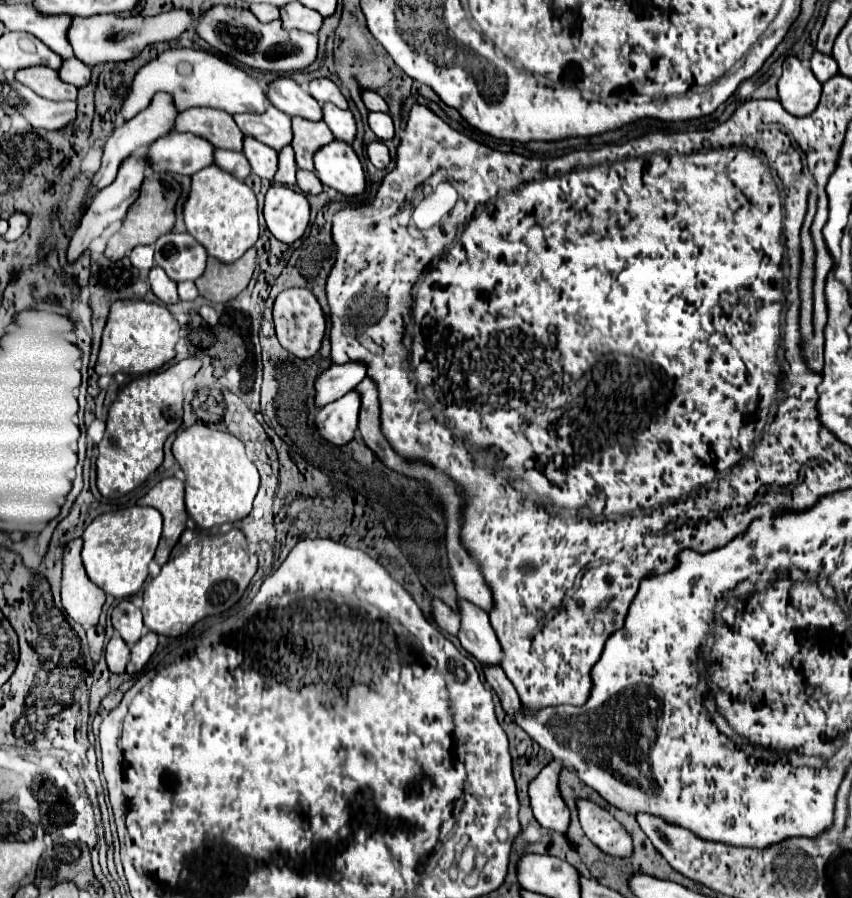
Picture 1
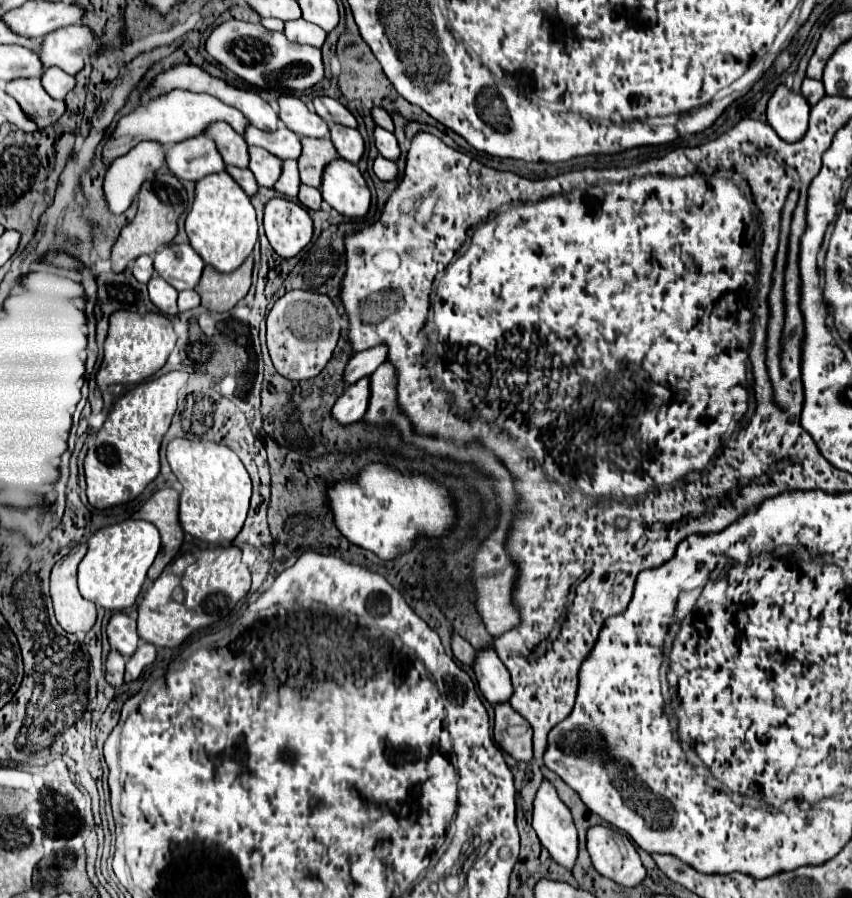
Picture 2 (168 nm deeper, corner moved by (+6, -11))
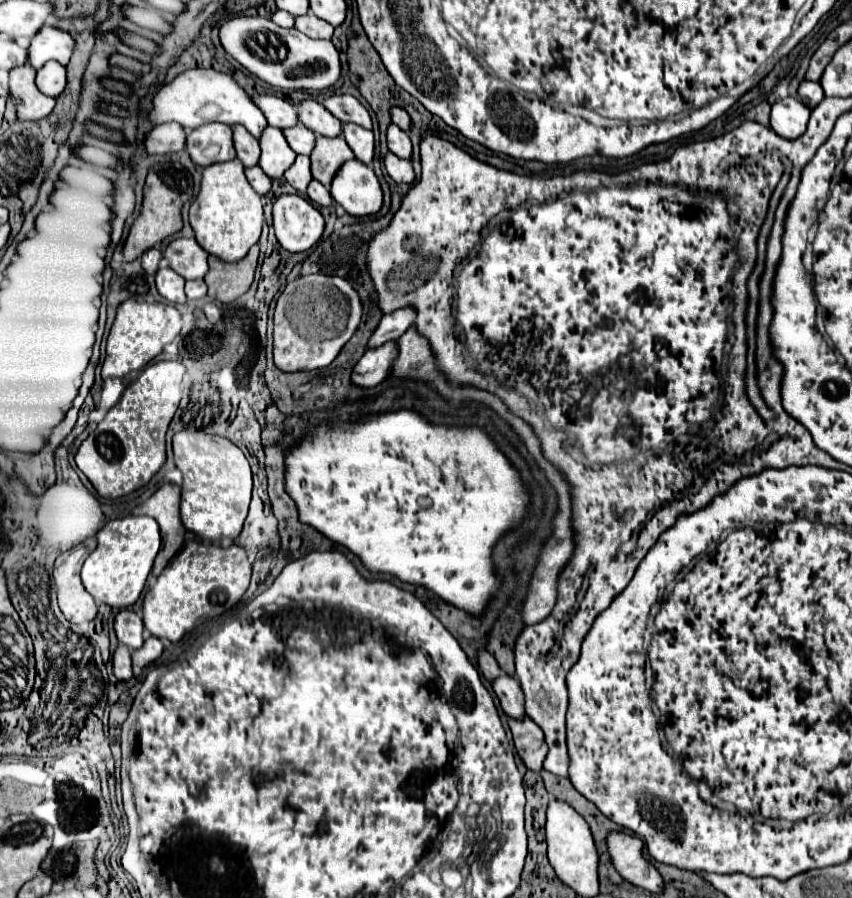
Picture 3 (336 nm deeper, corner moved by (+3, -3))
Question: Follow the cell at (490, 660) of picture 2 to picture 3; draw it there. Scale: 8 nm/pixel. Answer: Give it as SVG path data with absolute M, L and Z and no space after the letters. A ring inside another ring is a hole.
M500 675L492 687L500 699L502 711L512 719L524 719L526 713L524 713L524 695L522 695L520 683L514 677Z

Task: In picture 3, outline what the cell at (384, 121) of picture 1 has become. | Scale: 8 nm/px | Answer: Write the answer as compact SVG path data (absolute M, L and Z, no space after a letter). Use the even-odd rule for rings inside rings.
M392 123L392 125L388 127L386 137L388 137L388 149L390 149L394 155L398 155L398 157L402 157L402 159L410 159L410 155L412 155L412 143L410 143L408 133L404 133L398 125Z

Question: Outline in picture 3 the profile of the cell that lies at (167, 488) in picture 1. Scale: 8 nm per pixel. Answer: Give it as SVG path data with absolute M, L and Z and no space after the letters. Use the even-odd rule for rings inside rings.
M162 485L146 503L138 505L134 515L150 515L158 521L162 533L162 551L154 561L154 575L160 575L168 561L178 553L184 543L186 529L180 521L180 487L178 485Z

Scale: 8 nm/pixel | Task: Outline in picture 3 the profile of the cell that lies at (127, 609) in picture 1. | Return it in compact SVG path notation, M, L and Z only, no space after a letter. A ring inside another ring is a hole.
M130 609L118 611L118 615L114 619L114 631L116 631L118 641L124 643L128 649L138 649L144 643L144 639L142 639L142 633L144 633L142 619Z

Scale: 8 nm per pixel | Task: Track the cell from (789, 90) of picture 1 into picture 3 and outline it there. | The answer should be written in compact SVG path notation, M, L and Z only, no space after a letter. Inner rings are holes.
M796 97L780 99L772 105L770 127L784 139L798 139L806 131L810 109Z

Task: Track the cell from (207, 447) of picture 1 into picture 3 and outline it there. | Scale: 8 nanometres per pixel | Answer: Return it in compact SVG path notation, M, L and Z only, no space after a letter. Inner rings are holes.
M180 431L172 439L174 463L182 471L182 523L202 539L236 539L248 515L252 471L244 453L228 439L200 431Z

